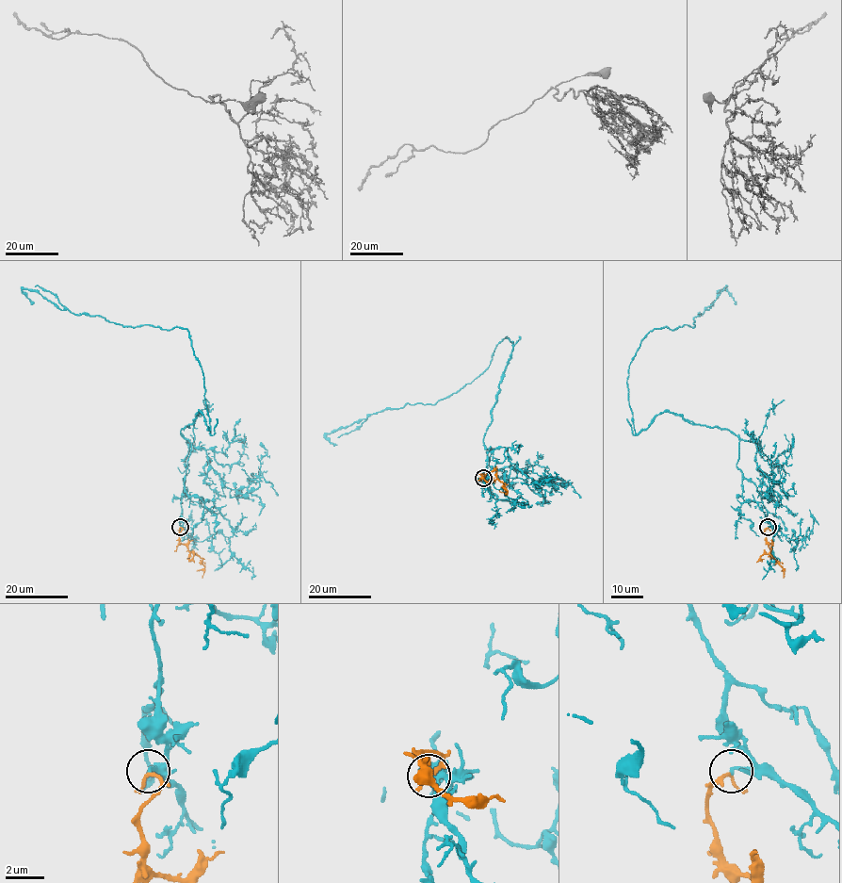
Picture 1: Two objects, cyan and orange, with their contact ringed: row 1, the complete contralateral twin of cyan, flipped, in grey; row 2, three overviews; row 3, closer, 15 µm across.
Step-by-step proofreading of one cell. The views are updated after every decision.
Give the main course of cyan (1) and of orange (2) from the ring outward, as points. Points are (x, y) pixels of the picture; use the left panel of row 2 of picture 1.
1: (180, 527), (191, 443), (181, 430), (201, 412), (210, 433), (188, 331), (73, 314), (24, 288), (32, 304)
2: (180, 527), (178, 541), (202, 558), (202, 578)

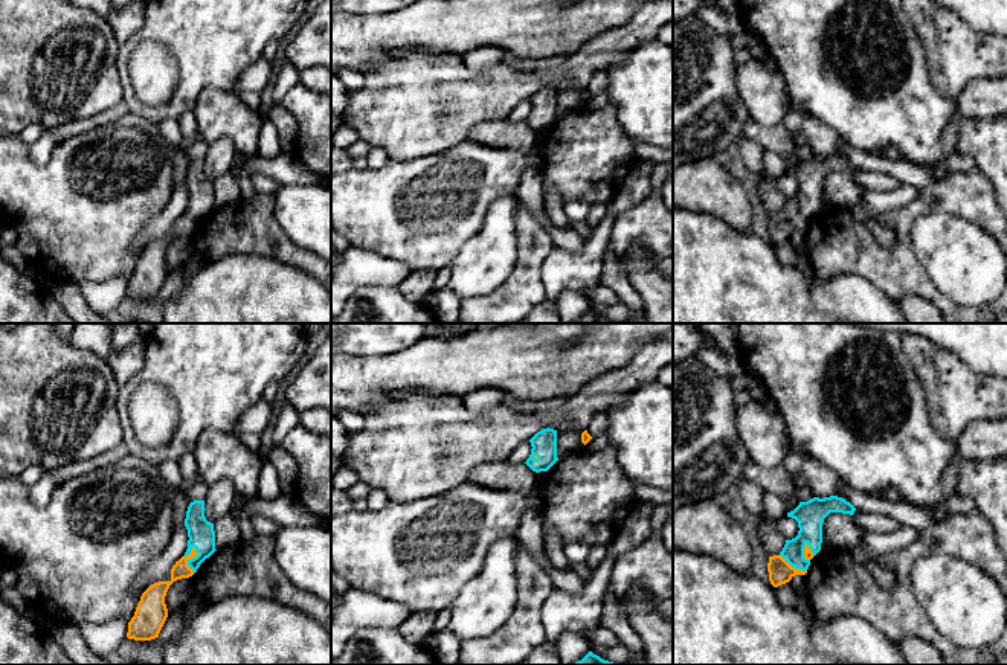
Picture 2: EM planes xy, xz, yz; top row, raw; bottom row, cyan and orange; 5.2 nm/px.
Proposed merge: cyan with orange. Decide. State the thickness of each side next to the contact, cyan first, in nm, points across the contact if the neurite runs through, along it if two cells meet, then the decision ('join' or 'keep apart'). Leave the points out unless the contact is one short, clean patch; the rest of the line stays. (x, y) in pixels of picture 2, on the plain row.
140 nm thick on the cyan side, 90 nm on the other; runs through xy (202, 194), (202, 203), (191, 217), (157, 249); join

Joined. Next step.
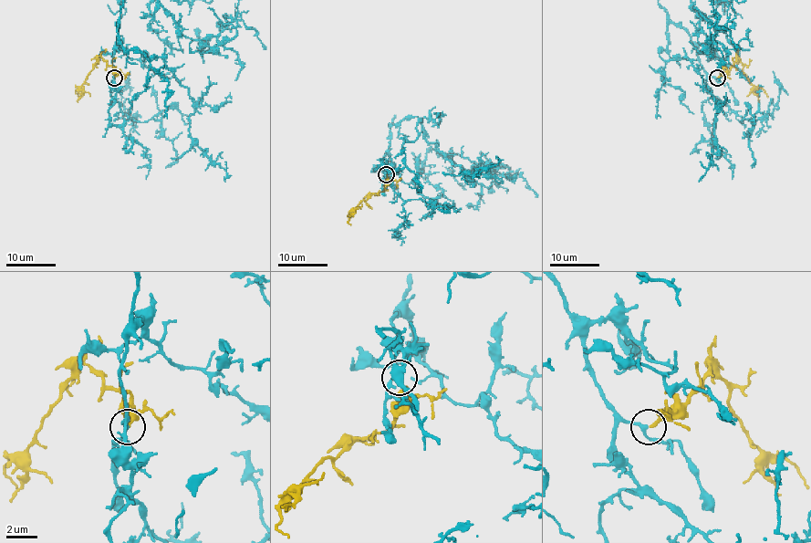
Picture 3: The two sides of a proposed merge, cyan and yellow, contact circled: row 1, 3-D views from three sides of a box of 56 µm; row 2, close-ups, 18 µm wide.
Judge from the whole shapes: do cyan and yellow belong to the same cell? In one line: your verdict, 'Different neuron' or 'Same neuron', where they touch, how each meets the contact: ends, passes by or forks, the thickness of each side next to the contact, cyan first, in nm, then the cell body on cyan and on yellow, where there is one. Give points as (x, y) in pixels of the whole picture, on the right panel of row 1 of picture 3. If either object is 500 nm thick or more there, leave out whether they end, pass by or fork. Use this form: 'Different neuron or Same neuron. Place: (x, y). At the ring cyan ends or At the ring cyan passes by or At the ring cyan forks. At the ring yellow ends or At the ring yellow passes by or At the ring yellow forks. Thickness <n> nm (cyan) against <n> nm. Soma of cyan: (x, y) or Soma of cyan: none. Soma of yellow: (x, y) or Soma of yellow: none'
Same neuron. Place: (717, 78). At the ring cyan passes by. At the ring yellow ends. Thickness 180 nm (cyan) against 200 nm. Soma of cyan: none. Soma of yellow: none

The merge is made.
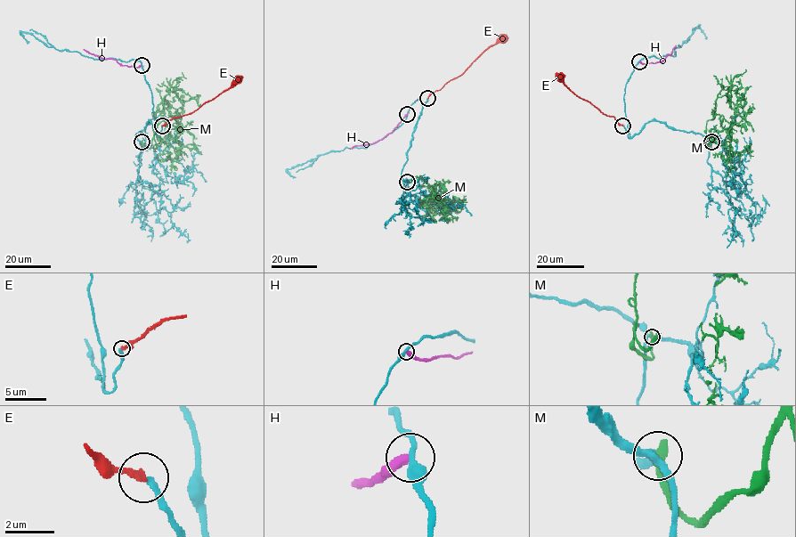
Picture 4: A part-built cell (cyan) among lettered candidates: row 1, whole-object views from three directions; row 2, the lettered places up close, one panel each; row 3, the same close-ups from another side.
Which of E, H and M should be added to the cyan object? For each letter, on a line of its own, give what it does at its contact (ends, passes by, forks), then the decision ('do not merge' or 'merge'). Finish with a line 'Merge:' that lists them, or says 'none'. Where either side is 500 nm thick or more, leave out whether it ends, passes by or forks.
E: it ends; merge
H: it ends; do not merge
M: it ends; do not merge
Merge: E

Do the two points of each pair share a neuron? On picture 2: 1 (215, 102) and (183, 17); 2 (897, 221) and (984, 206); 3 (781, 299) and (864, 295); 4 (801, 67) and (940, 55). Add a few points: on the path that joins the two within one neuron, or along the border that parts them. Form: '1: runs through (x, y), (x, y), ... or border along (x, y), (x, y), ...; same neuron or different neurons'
1: border along (234, 90), (205, 89), (193, 110); different neurons
2: runs through (919, 206), (963, 205); same neuron
3: runs through (801, 299), (844, 299); same neuron
4: border along (911, 25), (923, 49), (929, 81), (939, 90); different neurons

